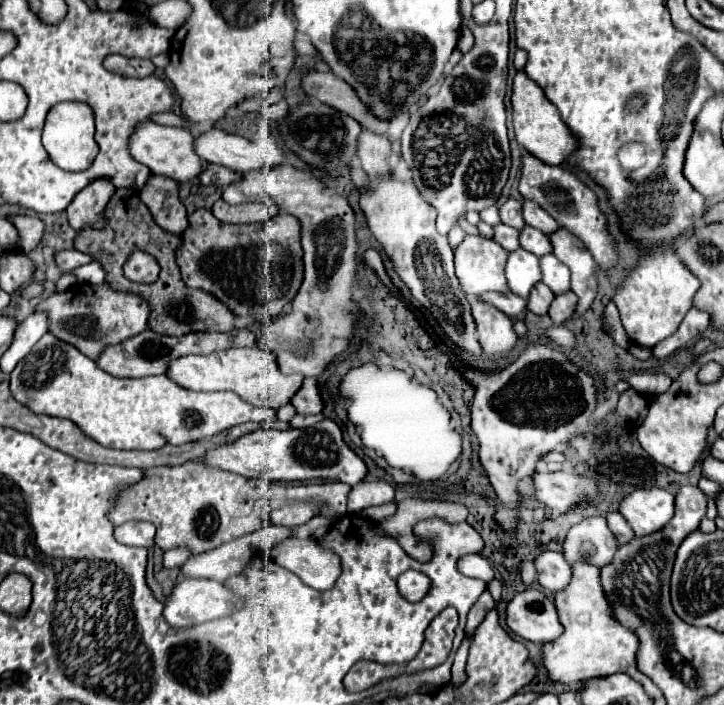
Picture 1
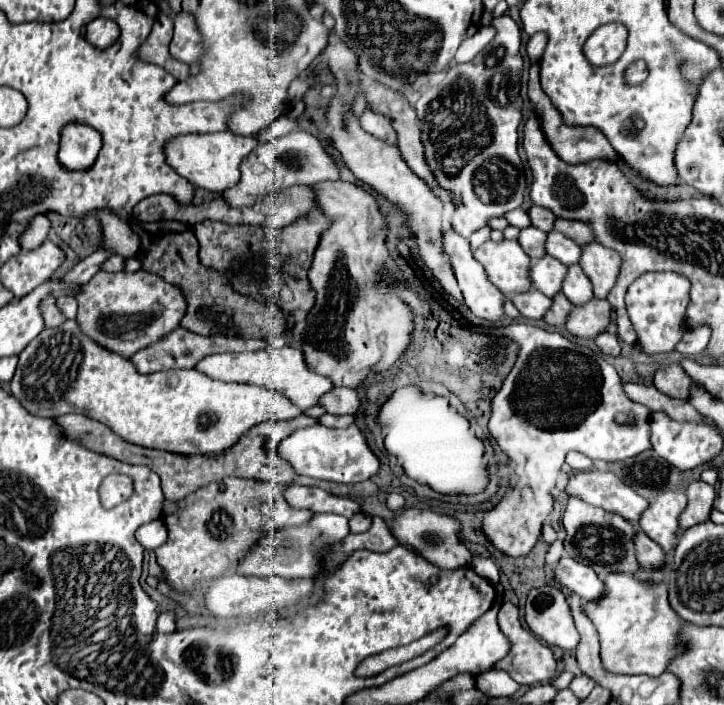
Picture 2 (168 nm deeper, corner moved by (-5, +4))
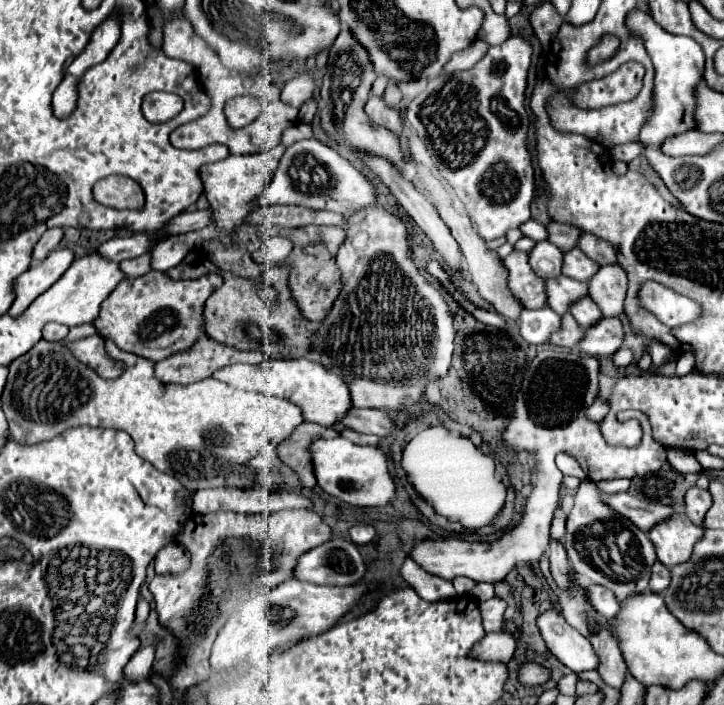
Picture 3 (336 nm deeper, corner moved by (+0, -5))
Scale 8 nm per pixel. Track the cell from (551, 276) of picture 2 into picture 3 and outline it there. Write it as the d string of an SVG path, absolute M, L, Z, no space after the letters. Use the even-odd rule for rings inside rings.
M560 275L560 279L546 281L546 289L548 289L548 307L554 309L558 315L568 313L572 303L588 295L588 283L574 281L566 275Z

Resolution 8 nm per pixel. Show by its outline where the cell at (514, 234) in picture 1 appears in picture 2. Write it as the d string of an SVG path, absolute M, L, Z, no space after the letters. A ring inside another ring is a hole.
M523 228L519 232L519 238L517 238L519 246L525 250L525 254L535 260L535 258L541 258L545 254L543 250L543 242L545 242L545 232L537 230L537 228Z

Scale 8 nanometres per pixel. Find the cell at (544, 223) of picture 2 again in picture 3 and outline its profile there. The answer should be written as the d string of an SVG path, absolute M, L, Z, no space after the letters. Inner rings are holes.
M550 223L548 225L548 241L554 243L556 247L560 247L562 251L570 251L578 245L578 239L582 235L582 231L574 225L568 225L568 223Z

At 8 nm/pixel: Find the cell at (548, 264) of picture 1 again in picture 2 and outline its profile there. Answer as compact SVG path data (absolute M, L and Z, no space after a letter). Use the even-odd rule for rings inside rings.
M569 264L567 274L563 278L563 294L573 302L573 304L583 304L593 298L591 282L583 274L579 264Z

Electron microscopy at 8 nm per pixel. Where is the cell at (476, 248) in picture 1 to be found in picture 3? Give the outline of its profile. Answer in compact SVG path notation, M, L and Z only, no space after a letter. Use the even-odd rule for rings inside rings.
M514 251L504 259L506 269L510 271L508 283L514 295L522 301L526 309L546 307L546 281L542 281L528 263L528 253Z

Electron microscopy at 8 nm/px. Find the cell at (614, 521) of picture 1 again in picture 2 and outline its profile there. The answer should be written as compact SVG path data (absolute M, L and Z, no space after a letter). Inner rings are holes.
M635 532L633 544L635 544L635 558L641 566L659 568L659 564L665 564L665 552L647 534Z

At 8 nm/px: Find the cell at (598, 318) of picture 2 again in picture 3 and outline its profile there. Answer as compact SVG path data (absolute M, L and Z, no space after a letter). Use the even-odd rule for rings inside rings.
M604 317L598 327L586 331L586 339L580 343L580 351L592 357L614 355L624 341L624 327L618 317Z

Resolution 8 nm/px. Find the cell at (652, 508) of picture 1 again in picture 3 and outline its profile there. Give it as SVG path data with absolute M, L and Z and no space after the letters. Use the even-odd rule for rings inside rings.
M684 511L674 515L674 519L668 519L666 523L660 523L658 527L652 527L650 539L656 545L656 553L662 565L668 569L686 563L692 555L694 545L704 537L704 529L694 525Z

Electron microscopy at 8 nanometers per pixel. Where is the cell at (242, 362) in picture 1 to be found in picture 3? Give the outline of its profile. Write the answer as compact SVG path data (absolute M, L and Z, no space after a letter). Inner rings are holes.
M290 359L290 361L266 361L260 365L230 365L214 373L214 379L224 381L236 389L260 391L272 397L282 397L292 403L298 403L306 411L306 421L332 427L352 409L352 399L346 383L338 375L326 371L320 363L310 359Z

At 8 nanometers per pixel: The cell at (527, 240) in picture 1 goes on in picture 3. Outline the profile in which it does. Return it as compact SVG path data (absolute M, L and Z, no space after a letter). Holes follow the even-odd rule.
M574 247L574 251L566 251L566 267L562 269L564 275L578 281L590 281L598 269L600 265L586 257L582 251L578 251L578 247Z

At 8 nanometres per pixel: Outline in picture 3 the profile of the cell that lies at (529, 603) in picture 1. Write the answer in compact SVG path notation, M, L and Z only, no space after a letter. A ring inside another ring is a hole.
M546 611L538 617L540 633L546 641L548 651L560 659L568 669L582 673L598 667L598 655L590 641L570 627L558 611Z

